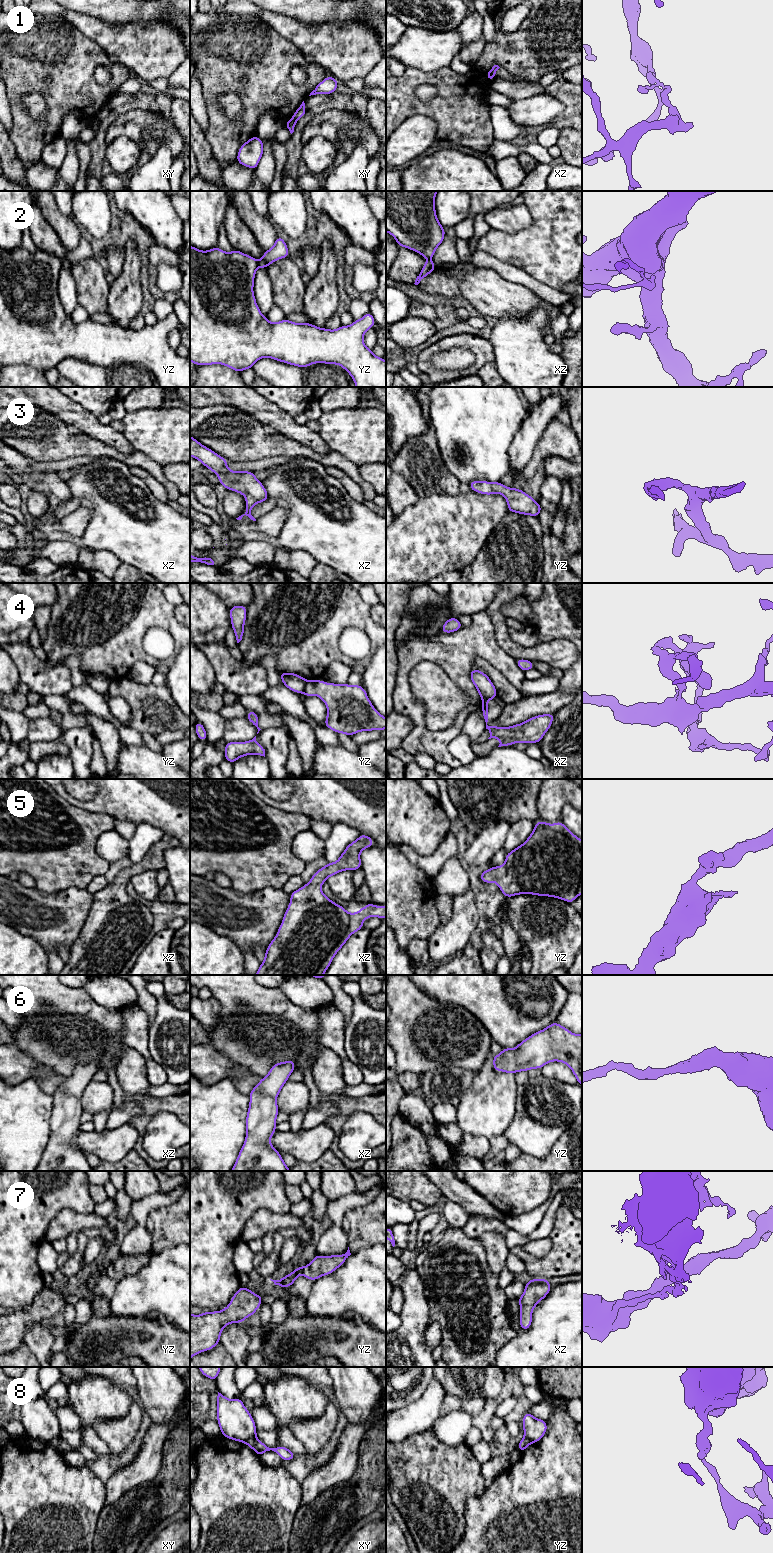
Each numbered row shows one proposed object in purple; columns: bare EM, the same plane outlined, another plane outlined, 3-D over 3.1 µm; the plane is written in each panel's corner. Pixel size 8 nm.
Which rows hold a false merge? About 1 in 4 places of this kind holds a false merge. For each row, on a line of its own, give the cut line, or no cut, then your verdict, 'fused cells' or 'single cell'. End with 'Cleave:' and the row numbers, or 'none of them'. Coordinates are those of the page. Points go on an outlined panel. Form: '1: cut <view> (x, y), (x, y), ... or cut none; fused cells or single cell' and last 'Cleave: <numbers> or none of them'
1: cut xy (293, 117), (296, 120); fused cells
2: cut yz (258, 262), (259, 265); fused cells
3: cut none; single cell
4: cut yz (307, 682), (303, 692); fused cells
5: cut none; single cell
6: cut none; single cell
7: cut none; single cell
8: cut xy (255, 1436), (249, 1437), (244, 1442); fused cells
Cleave: 1, 2, 4, 8

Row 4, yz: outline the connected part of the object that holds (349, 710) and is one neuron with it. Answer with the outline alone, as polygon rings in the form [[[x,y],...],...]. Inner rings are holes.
[[[310,680],[304,695],[319,696],[327,706],[325,727],[337,734],[352,736],[360,731],[386,729],[386,718],[373,707],[361,685],[326,683]]]

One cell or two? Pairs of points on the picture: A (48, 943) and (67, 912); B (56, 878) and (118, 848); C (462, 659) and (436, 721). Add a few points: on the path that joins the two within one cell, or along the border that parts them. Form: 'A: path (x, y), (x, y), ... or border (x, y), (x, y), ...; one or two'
A: path (50, 935), (50, 929), (59, 920); one
B: border (101, 833), (96, 844), (96, 851), (110, 862); two
C: border (437, 665), (469, 699); two

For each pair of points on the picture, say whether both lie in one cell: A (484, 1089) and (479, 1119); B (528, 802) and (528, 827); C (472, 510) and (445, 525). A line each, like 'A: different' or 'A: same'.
A: same
B: different
C: same

